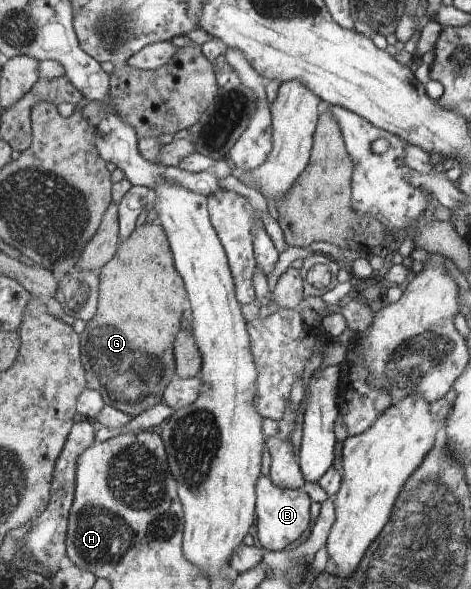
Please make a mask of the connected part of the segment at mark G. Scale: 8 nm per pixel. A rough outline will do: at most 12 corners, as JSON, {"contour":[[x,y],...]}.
{"contour":[[164,225],[101,269],[90,387],[136,417],[177,376],[188,292]]}

